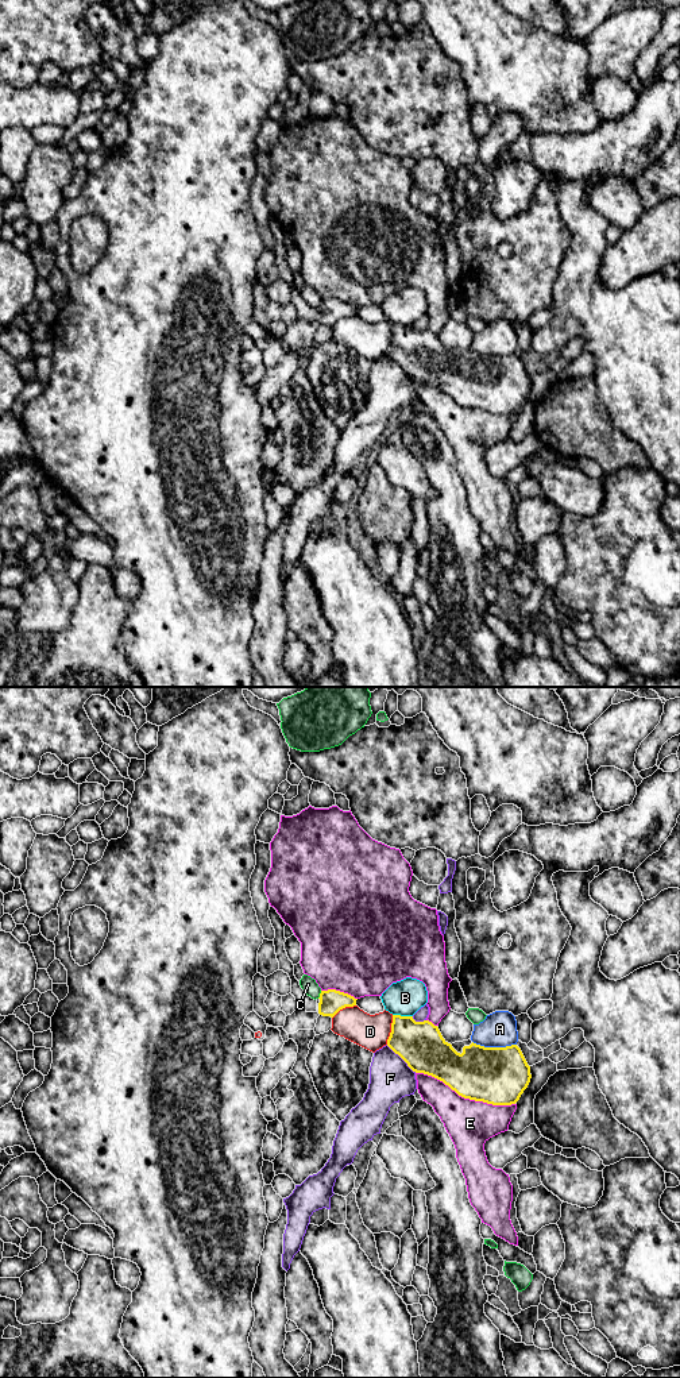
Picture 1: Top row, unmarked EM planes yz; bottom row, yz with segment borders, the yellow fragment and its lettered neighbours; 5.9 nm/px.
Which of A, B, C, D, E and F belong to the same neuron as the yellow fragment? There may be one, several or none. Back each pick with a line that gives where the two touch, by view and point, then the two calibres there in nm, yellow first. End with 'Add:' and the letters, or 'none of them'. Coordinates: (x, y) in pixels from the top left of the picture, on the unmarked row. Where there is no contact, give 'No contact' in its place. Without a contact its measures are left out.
Add: none of them

